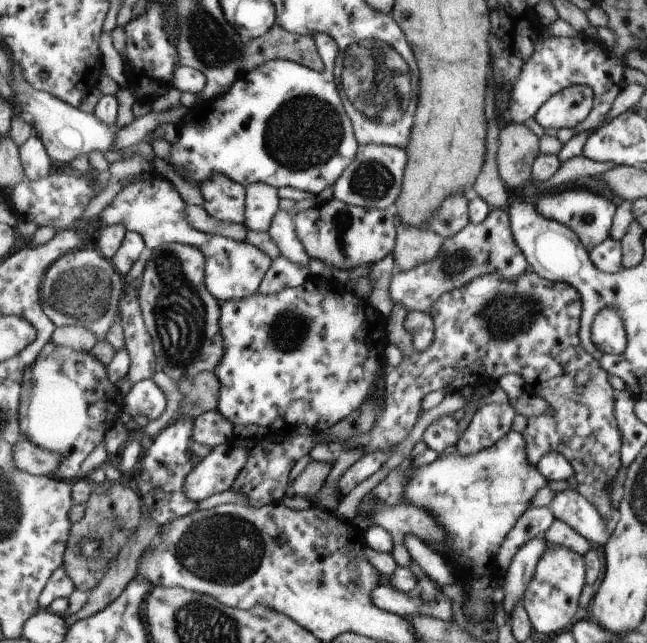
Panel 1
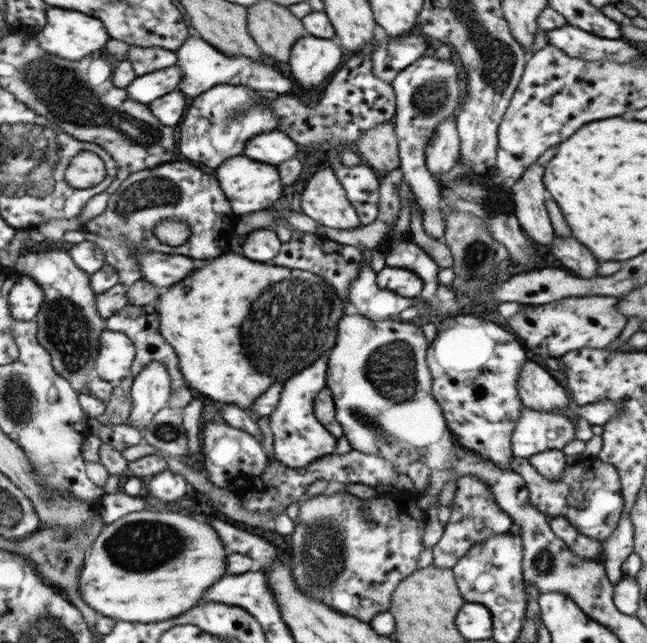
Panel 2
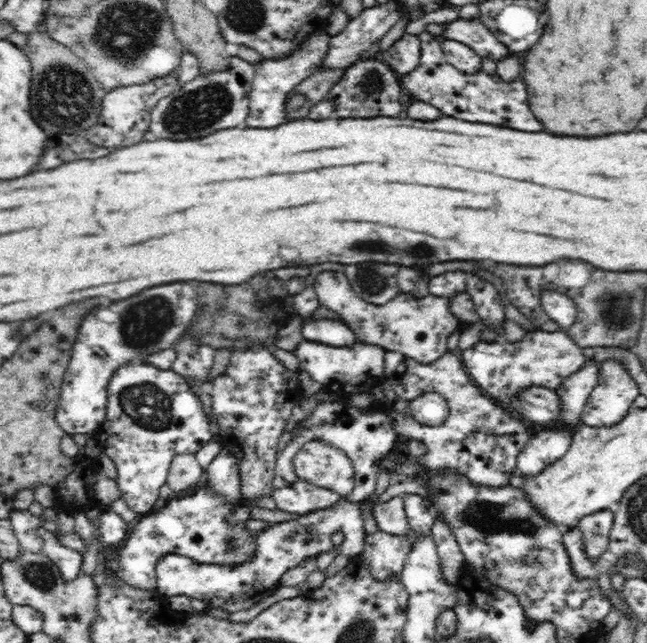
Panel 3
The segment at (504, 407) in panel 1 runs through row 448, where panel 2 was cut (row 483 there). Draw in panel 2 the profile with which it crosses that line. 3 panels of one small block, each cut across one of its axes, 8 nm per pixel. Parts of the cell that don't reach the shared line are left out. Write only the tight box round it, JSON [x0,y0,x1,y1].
[431,474,513,570]

